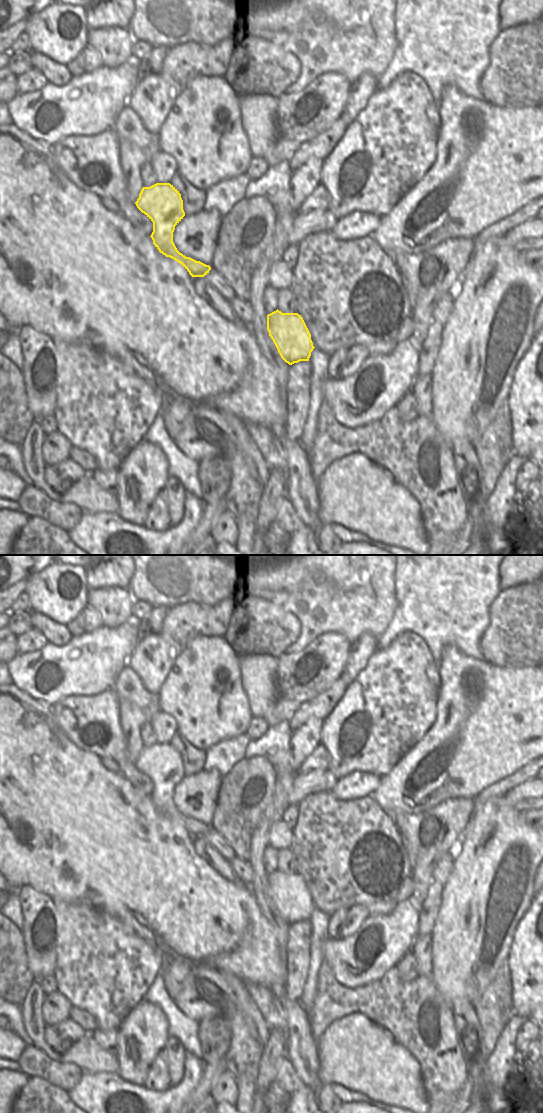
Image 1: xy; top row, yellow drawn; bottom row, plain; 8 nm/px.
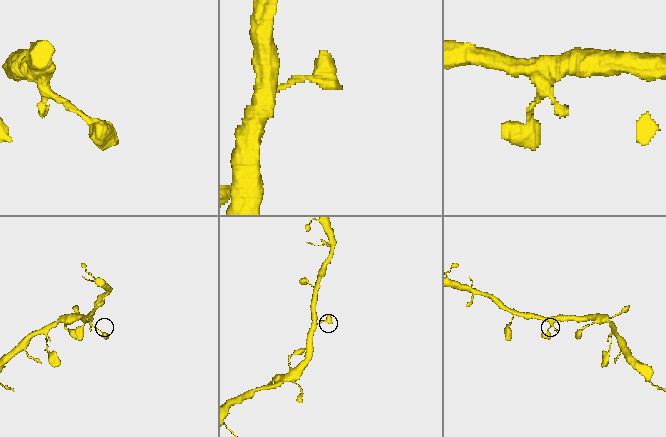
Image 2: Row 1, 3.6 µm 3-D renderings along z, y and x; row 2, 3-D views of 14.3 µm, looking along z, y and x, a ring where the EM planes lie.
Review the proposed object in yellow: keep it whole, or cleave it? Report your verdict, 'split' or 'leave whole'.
leave whole

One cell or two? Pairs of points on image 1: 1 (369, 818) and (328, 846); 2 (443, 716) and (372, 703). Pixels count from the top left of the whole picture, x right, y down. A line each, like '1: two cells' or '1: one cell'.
1: one cell
2: two cells

